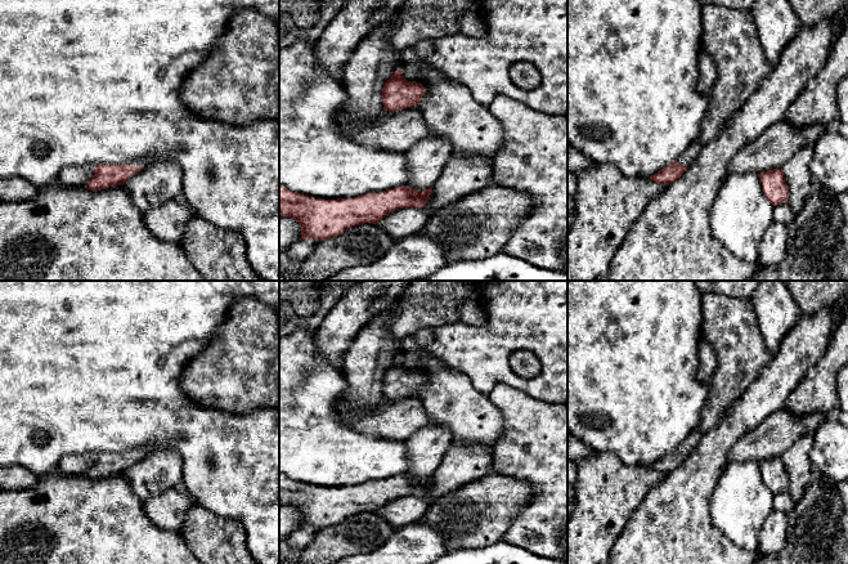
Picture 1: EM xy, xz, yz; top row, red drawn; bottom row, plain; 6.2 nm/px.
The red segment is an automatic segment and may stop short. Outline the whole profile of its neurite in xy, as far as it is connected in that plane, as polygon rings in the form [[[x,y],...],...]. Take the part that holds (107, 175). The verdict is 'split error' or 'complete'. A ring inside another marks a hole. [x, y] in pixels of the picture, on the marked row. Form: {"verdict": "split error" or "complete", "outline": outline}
{"verdict": "split error", "outline": [[[153,158],[135,160],[122,165],[95,165],[94,175],[85,185],[90,191],[100,191],[115,185],[124,185],[131,176],[144,166],[156,162]]]}

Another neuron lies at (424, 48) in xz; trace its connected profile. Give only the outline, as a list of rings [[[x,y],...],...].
[[[425,39],[425,40],[421,40],[419,42],[417,42],[414,45],[414,49],[417,52],[417,54],[419,57],[426,57],[429,55],[430,53],[432,53],[432,49],[434,49],[434,41],[432,39]]]

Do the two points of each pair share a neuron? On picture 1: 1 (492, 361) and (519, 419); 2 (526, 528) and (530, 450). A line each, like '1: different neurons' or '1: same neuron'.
1: different neurons
2: same neuron

